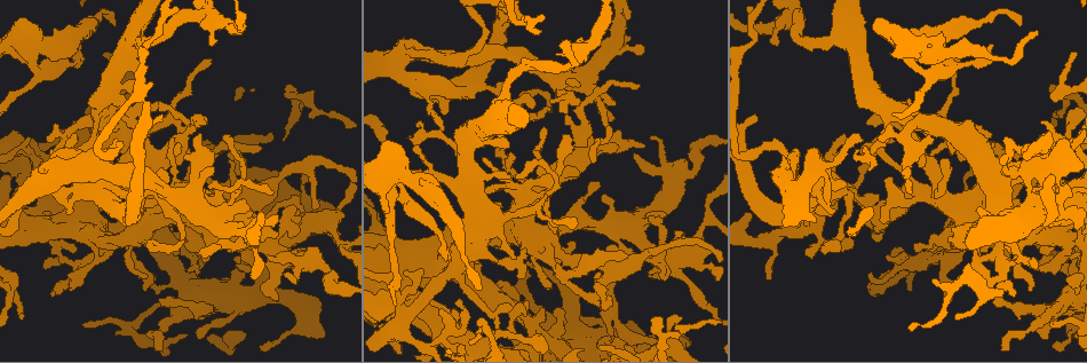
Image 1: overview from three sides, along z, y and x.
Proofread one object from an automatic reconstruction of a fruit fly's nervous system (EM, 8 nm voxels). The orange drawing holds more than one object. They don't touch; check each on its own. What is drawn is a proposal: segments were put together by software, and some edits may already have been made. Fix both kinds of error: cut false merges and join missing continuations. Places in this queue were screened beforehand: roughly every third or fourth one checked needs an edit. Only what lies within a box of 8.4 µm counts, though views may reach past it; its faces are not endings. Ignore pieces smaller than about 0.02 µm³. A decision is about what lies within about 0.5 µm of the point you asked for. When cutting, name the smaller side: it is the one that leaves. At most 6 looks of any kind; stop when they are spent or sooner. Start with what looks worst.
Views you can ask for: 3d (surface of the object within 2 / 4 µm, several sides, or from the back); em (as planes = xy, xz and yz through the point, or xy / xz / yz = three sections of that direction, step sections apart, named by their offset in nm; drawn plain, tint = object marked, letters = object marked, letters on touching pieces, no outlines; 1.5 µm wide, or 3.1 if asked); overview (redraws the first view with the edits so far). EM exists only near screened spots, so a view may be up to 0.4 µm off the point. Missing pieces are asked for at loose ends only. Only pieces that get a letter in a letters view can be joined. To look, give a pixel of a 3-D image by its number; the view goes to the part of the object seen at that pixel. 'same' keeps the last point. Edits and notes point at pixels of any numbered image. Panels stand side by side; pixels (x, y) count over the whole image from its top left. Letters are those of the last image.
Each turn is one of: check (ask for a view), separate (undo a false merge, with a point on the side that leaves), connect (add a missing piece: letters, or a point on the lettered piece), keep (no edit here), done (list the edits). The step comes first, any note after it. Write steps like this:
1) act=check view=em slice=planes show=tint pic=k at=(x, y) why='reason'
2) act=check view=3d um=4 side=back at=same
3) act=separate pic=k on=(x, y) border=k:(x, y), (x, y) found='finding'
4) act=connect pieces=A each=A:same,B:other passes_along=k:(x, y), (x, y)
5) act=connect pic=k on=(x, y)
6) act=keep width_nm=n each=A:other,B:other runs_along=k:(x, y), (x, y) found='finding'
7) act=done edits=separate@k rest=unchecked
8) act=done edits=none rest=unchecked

act=check view=3d um=4 pic=1 at=(518, 265) why='sharp bend'

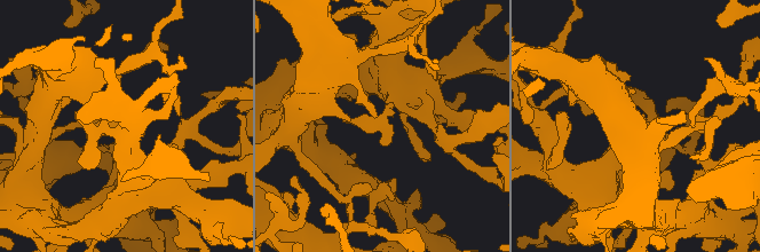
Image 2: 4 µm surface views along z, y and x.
act=check view=em slice=planes show=letters pic=2 at=(377, 122)

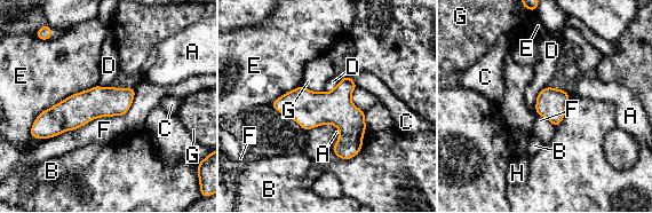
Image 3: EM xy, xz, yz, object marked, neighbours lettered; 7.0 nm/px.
act=keep each=A:other,B:other,C:other,D:other,E:other,F:other,G:other,H:other found='continuous, no second neuron'

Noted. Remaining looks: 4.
act=check view=em slice=xz step=4 show=letters pic=1 at=(394, 305) why='long arm stops here'

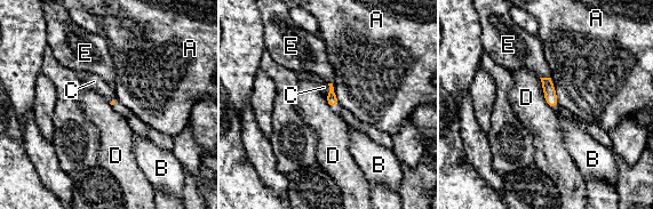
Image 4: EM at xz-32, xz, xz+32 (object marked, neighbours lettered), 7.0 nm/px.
act=keep each=A:other,B:other,C:other,D:other,E:other border=4:(539, 78), (543, 98), (552, 110) found='no lettered piece goes on from it'

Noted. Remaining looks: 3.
act=check view=em slice=planes show=plain pic=1 at=(942, 35)

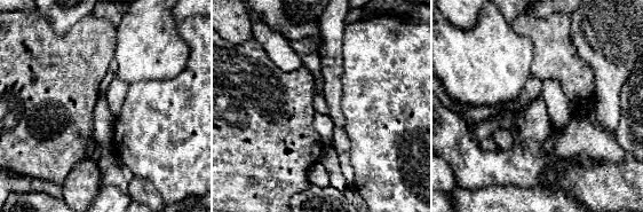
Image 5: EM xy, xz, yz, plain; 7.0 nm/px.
act=check view=em slice=planes show=letters at=same

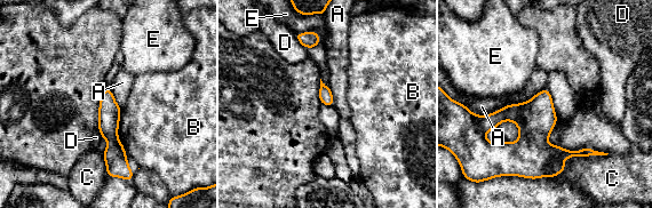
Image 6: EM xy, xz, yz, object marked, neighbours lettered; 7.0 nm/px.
act=keep each=A:other,B:other,C:other,D:other,E:other runs_along=6:(106, 92), (113, 169) found='no lettered piece goes on from it'

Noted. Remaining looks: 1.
act=done edits=none rest=unchecked

